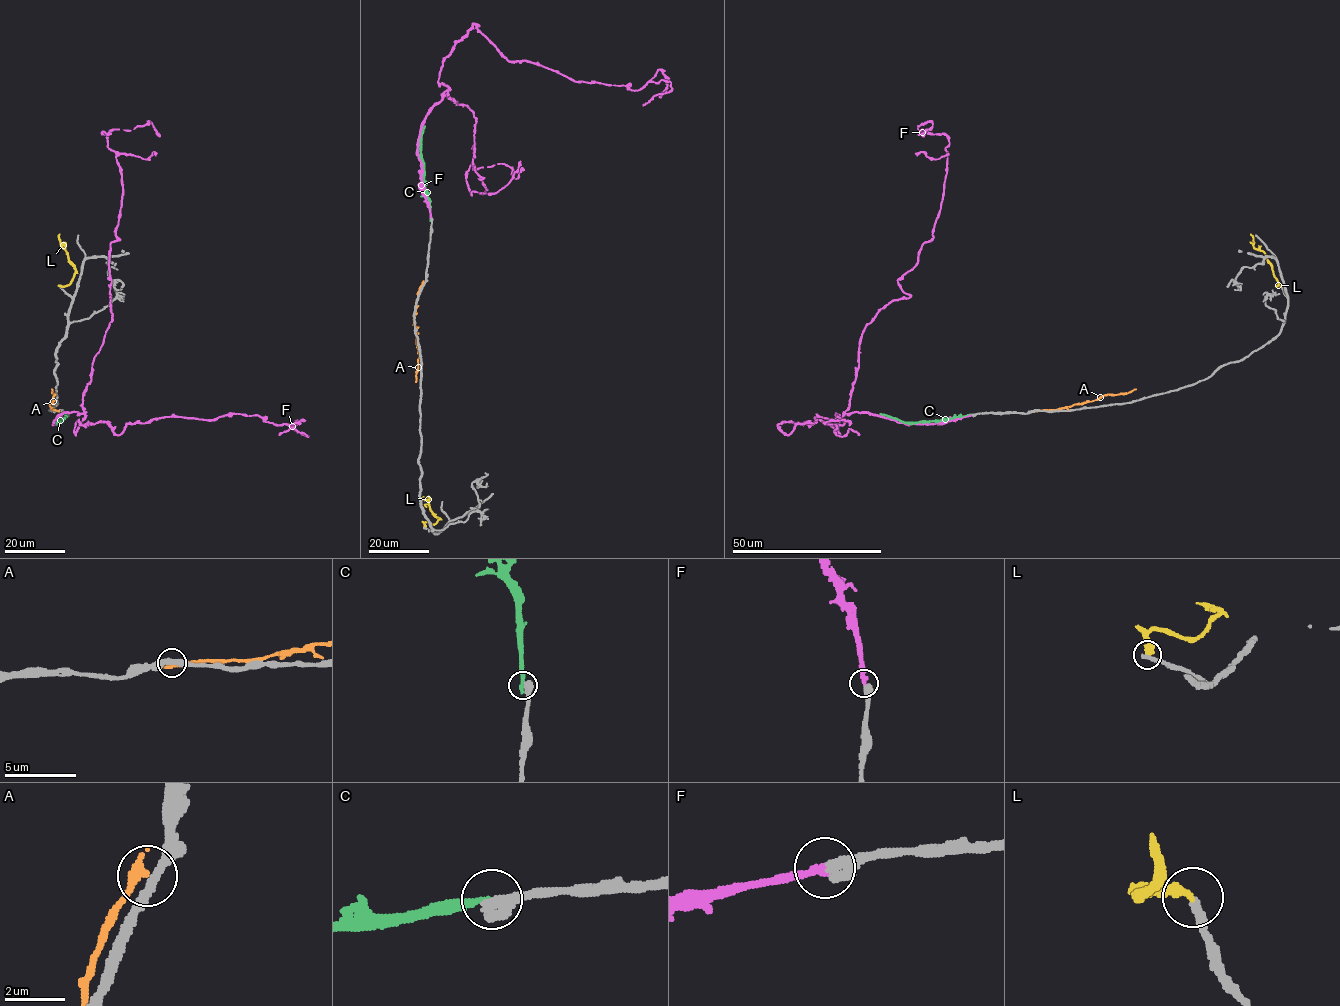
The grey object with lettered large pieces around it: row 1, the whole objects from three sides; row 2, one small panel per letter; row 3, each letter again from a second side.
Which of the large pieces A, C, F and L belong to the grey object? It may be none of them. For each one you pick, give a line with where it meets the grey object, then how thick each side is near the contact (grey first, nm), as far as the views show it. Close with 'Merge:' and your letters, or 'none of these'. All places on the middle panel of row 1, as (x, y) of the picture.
F: (431, 218) | 400/280 nm
Merge: F

